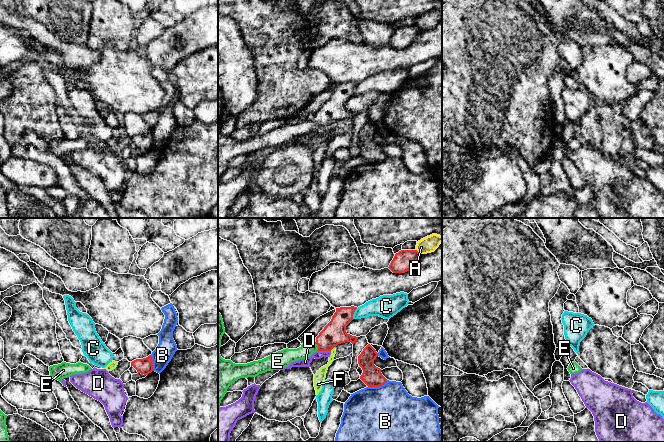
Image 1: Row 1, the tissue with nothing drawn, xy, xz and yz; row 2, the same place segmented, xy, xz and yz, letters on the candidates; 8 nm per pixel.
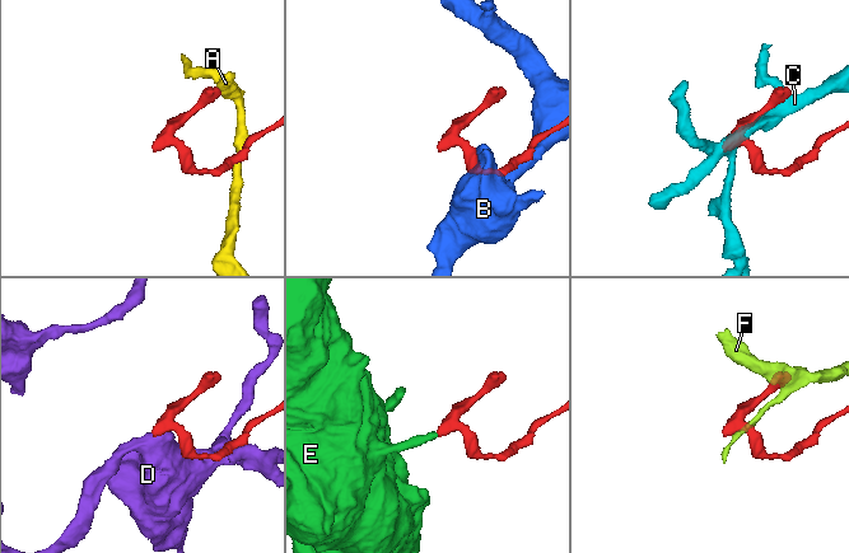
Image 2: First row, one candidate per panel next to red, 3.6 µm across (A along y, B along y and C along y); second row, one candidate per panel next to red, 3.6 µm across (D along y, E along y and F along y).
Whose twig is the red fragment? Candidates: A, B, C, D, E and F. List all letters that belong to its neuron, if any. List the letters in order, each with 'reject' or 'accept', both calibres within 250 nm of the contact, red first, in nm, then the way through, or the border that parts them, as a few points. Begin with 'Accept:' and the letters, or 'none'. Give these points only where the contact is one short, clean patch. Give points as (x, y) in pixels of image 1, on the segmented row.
Accept: E
A: reject; calibres 170 and 130 nm
B: reject; calibres 160 and 500 nm
C: reject; calibres 190 and 160 nm
D: reject; calibres 190 and 70 nm
E: accept; calibres 190 and 110 nm; way xz (334, 333), (318, 346), (301, 353), (289, 355)
F: reject; calibres 190 and 90 nm

